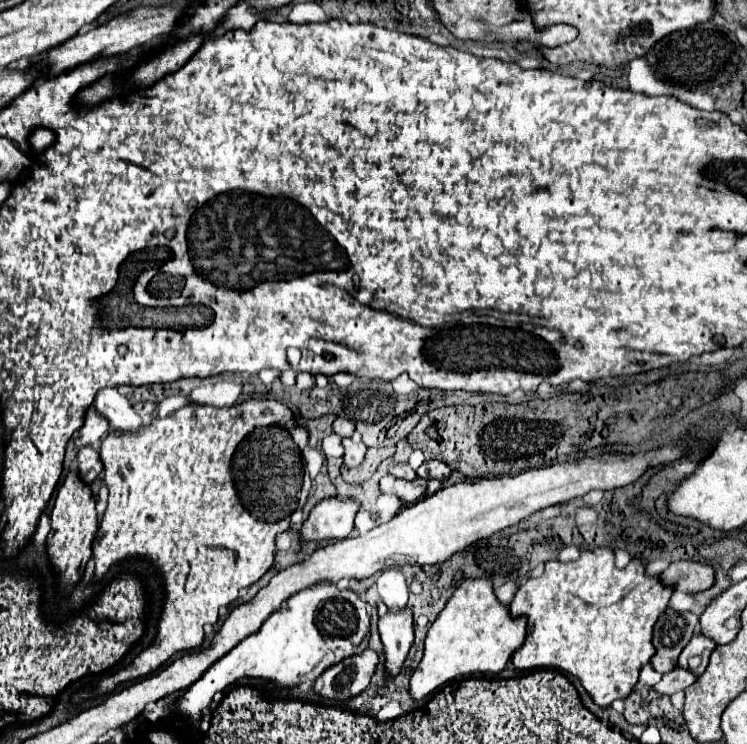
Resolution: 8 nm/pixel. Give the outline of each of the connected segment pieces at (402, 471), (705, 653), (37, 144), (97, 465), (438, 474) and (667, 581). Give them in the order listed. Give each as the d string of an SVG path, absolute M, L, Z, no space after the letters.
M396 464L394 468L390 468L390 474L396 476L396 478L404 478L404 480L414 480L416 478L416 472L406 464Z
M696 634L696 636L688 642L688 646L682 650L680 658L678 658L678 666L680 666L680 668L688 668L688 660L694 658L694 656L700 656L702 662L700 662L696 674L702 674L702 672L704 672L710 654L712 654L712 650L716 648L714 642L710 642L708 638L700 638L700 636L702 636L702 634Z
M36 128L30 136L28 136L28 144L30 144L30 152L34 154L42 154L46 148L50 148L56 140L56 134L48 128Z
M86 446L78 452L78 476L84 484L90 484L102 472L102 462L98 462L98 450Z
M428 460L418 468L418 478L436 478L436 480L444 482L450 474L452 474L450 466L440 460Z
M682 560L682 562L672 562L658 578L664 586L670 586L674 590L680 588L680 592L696 594L708 590L714 584L714 570L712 566L702 562Z

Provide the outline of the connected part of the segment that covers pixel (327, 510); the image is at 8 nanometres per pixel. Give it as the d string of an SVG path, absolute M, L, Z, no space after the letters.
M328 498L318 502L308 520L300 528L302 542L322 542L346 538L354 528L354 516L358 510L356 500Z

